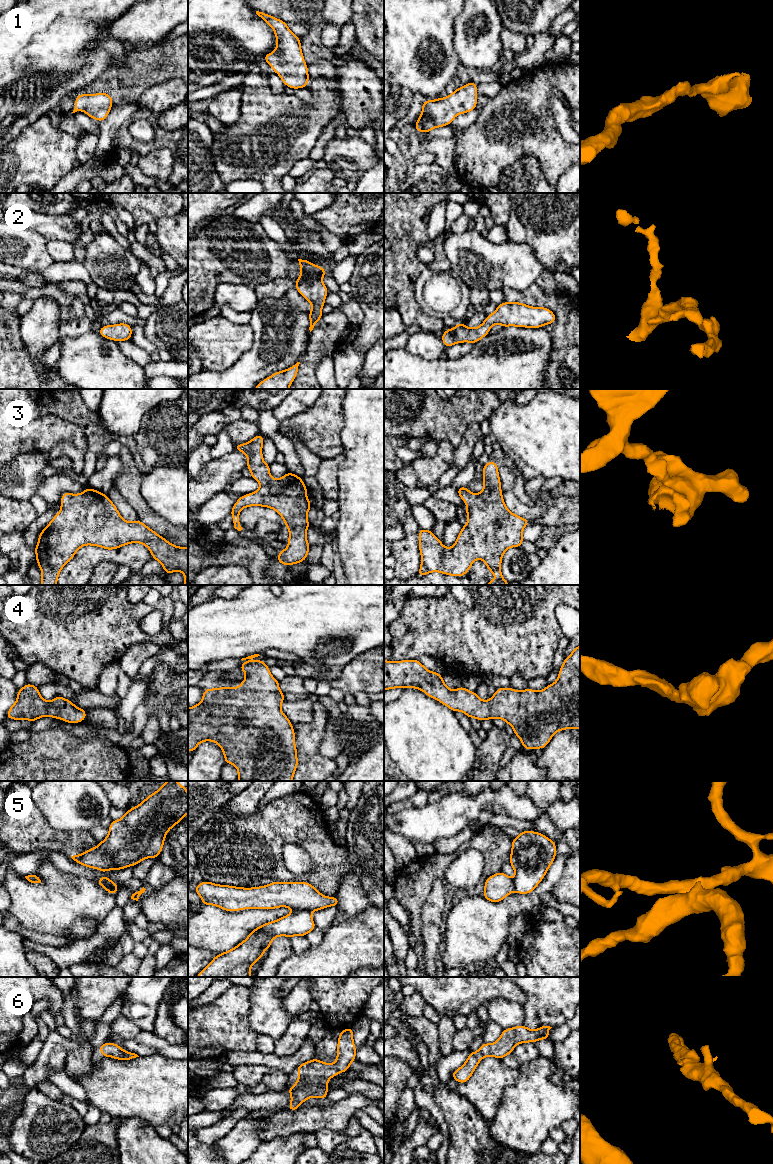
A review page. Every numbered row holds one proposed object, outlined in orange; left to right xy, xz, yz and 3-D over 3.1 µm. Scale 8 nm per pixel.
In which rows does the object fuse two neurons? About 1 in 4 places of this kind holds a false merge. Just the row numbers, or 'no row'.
5

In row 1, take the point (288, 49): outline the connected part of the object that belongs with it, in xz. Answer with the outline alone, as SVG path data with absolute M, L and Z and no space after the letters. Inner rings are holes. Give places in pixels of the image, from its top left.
M256 11L256 14L273 28L277 39L275 50L266 54L263 60L272 66L272 71L280 76L284 85L292 89L307 88L310 78L300 38L290 31L284 21L267 13Z

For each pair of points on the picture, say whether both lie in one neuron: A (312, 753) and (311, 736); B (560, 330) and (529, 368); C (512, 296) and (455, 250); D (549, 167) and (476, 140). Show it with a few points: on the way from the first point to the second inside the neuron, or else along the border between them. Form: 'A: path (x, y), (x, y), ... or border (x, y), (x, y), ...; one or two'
A: path (311, 749), (311, 740); one
B: border (541, 327), (550, 335), (552, 341), (549, 363); two
C: border (526, 288), (502, 289); two
D: path (534, 148), (531, 145), (495, 144); one

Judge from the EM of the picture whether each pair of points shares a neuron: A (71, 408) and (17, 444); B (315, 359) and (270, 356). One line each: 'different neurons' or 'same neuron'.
A: different neurons
B: different neurons

